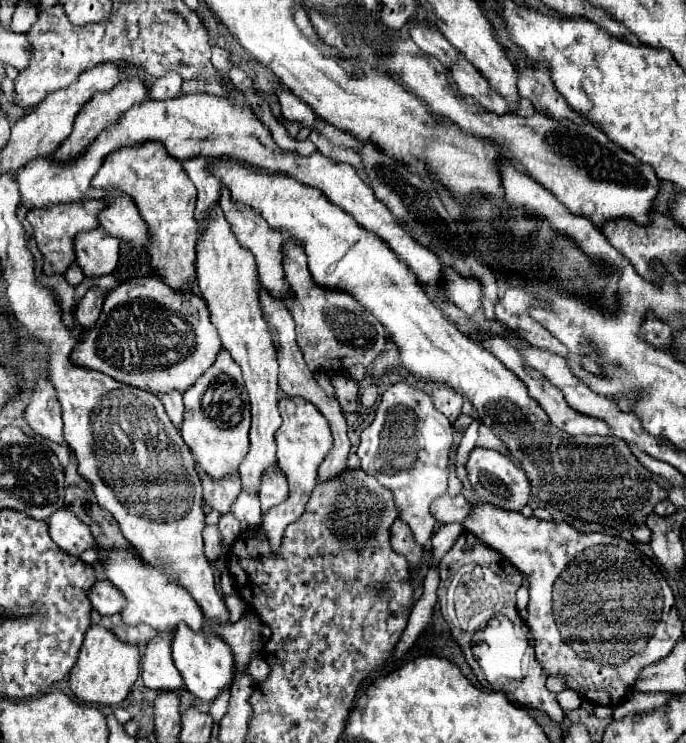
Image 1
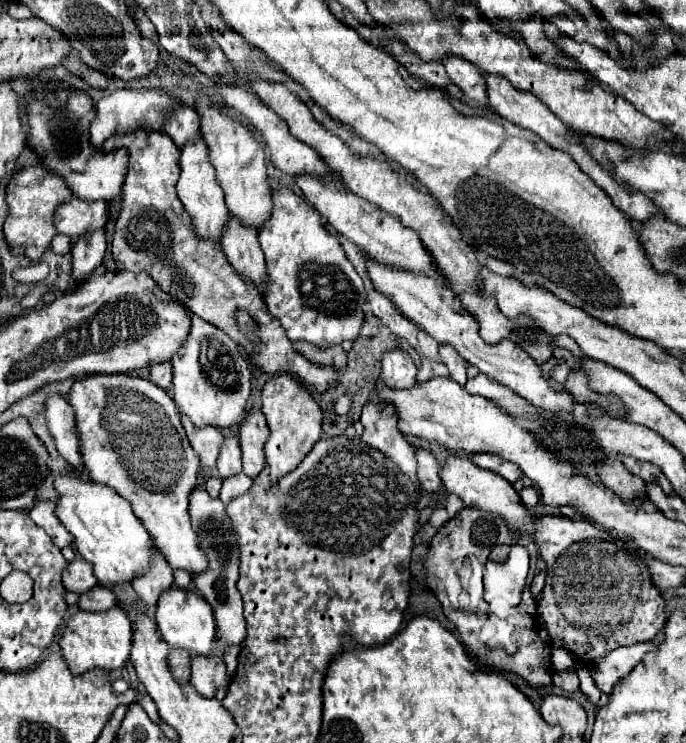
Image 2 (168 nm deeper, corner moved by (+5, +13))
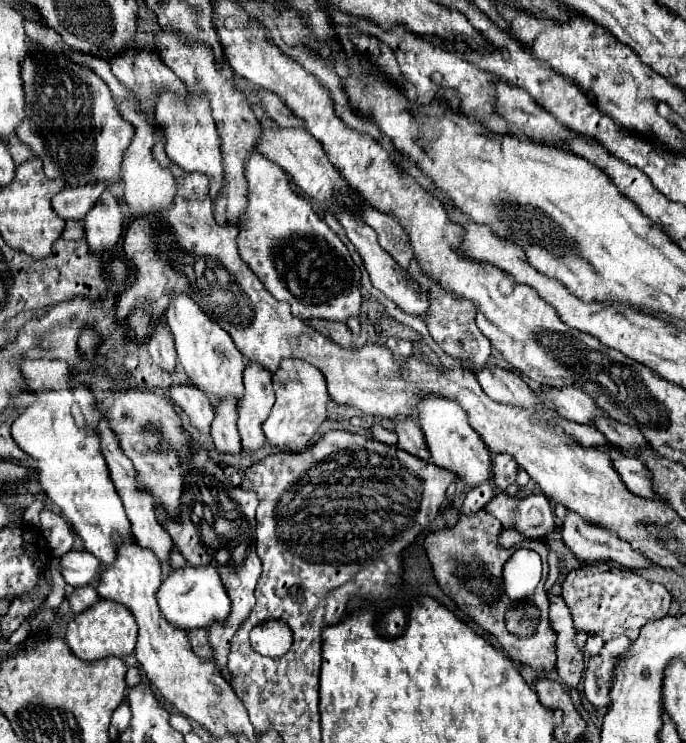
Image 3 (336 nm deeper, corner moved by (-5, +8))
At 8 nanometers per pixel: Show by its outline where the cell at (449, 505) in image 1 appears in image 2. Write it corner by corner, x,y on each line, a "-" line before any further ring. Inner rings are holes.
414,446
416,452
416,462
418,462
418,470
416,476
420,480
422,490
426,492
438,492
442,482
440,482
440,474
438,474
438,460
434,458
434,454
422,446

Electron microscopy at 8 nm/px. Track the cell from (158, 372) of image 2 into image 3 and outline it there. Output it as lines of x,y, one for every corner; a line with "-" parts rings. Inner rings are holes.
160,325
154,331
154,335
148,341
148,353
162,371
166,371
166,373
176,371
176,349
174,349
174,339
172,339
168,327

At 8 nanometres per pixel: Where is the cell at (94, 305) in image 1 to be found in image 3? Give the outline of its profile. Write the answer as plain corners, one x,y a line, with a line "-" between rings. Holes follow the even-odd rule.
108,189
96,205
98,207
94,207
84,219
84,231
90,253
102,255
112,251
122,239
122,213
118,201

